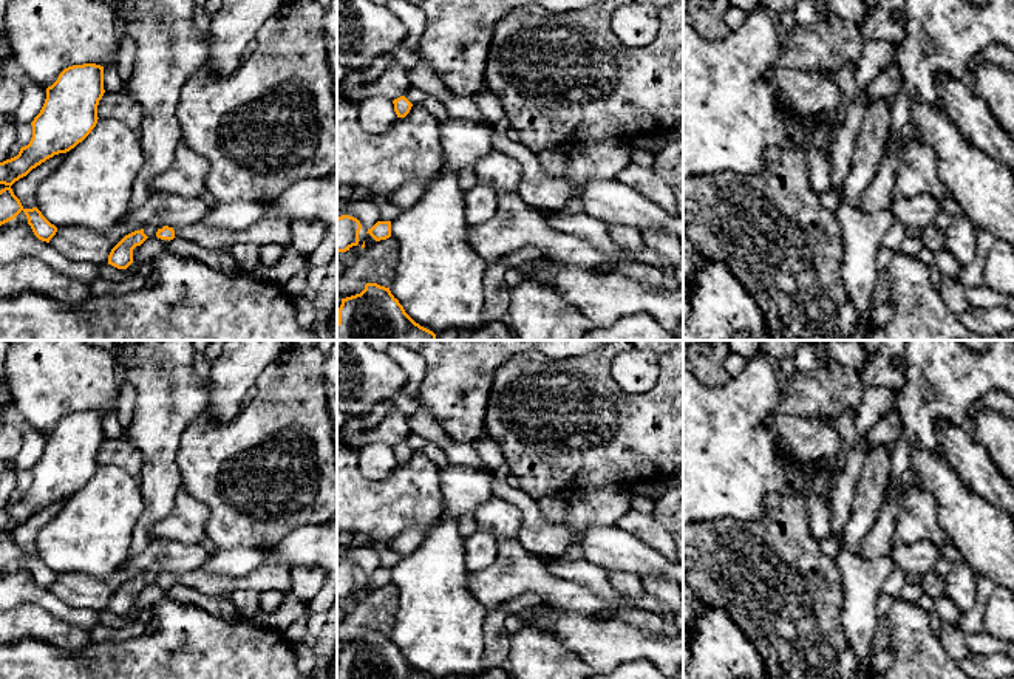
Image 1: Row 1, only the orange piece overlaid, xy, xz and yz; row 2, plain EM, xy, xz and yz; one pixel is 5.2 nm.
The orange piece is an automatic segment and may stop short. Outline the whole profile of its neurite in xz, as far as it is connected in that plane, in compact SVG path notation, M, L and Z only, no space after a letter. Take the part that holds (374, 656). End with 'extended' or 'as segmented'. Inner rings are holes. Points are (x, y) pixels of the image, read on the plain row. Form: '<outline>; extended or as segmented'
M366 630L360 640L342 645L337 679L433 679L416 670L390 634Z; as segmented

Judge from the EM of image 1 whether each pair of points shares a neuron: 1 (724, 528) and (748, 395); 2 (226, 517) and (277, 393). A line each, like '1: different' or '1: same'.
1: different
2: same

